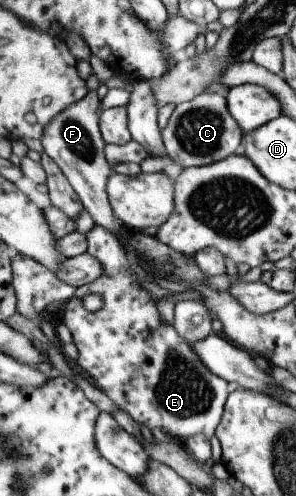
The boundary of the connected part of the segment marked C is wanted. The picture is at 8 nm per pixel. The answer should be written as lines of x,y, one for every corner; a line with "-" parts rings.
202,93
193,101
176,106
169,125
162,128
165,147
171,159
185,168
208,166
236,155
244,131
229,111
226,97
219,93

